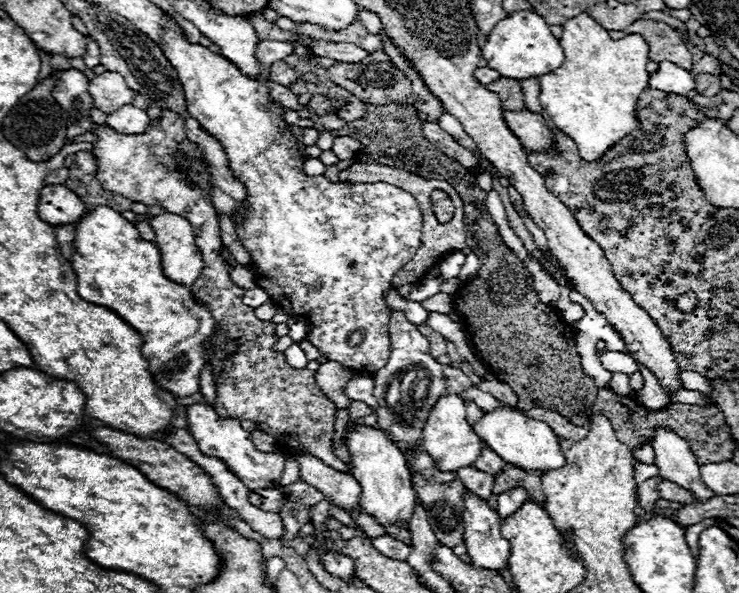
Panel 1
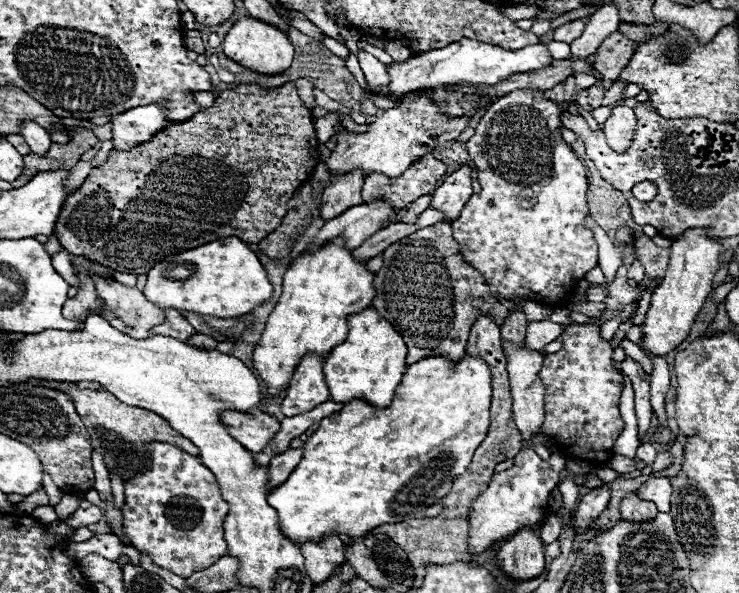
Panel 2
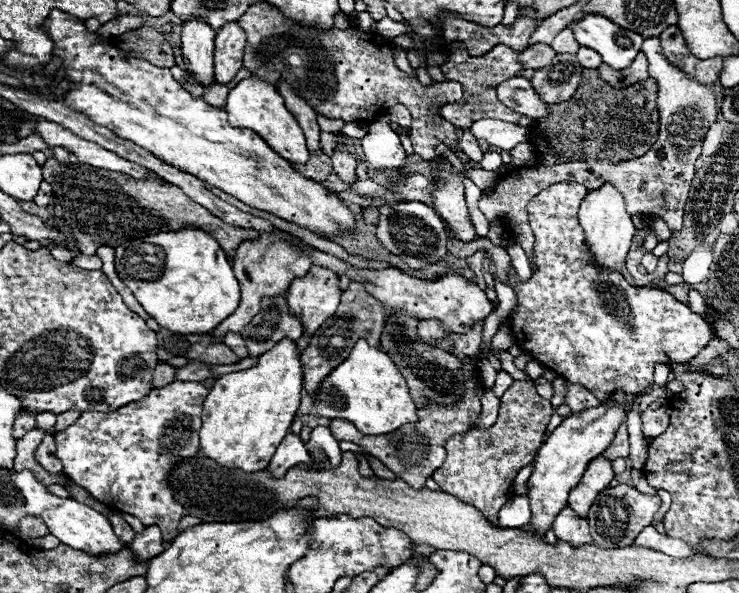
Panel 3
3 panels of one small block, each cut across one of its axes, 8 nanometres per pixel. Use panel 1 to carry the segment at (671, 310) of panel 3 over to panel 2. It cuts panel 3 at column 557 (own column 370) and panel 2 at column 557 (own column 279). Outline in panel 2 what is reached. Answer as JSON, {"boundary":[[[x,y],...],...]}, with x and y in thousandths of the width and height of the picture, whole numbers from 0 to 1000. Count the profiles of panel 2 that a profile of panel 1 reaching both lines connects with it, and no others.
{"boundary":[[[698,152],[698,155],[690,155],[687,162],[677,162],[677,169],[666,172],[660,179],[658,192],[652,196],[652,202],[650,202],[650,209],[644,216],[644,226],[631,239],[631,253],[636,260],[636,270],[639,270],[641,283],[647,287],[647,307],[652,314],[652,324],[641,327],[631,341],[622,368],[617,368],[612,374],[612,388],[614,388],[617,408],[625,415],[622,428],[628,432],[628,438],[633,445],[639,445],[658,469],[666,496],[679,496],[682,503],[690,503],[690,499],[701,496],[701,499],[709,499],[712,506],[728,506],[728,509],[736,509],[736,513],[744,513],[744,516],[763,516],[763,509],[769,506],[763,499],[769,499],[777,489],[777,482],[782,479],[782,472],[788,472],[796,455],[801,455],[801,452],[809,449],[809,415],[806,415],[804,395],[801,395],[801,388],[790,384],[790,378],[788,378],[790,364],[796,361],[796,347],[793,347],[793,317],[796,317],[793,283],[779,266],[777,253],[760,236],[760,216],[763,212],[760,212],[758,196],[760,196],[758,179],[752,172],[736,165],[736,155],[731,155],[731,152],[720,152],[720,155],[714,155],[714,152]]]}

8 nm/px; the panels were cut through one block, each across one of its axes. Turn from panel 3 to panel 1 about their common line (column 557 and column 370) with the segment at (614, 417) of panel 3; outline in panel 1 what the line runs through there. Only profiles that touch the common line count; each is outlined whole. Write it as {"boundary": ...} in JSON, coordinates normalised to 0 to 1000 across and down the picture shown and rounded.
{"boundary":[[[484,718],[484,725],[471,735],[471,762],[479,779],[476,803],[484,809],[490,823],[490,833],[484,840],[484,857],[512,874],[512,884],[517,884],[520,890],[539,880],[552,887],[555,870],[560,867],[563,830],[555,813],[555,793],[552,793],[549,772],[536,755],[536,749],[517,725]]]}

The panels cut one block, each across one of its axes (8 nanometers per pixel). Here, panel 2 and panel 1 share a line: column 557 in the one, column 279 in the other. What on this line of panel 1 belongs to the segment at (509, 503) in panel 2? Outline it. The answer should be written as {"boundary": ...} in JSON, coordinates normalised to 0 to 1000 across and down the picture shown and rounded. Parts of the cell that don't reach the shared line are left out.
{"boundary":[[[279,678],[252,685],[252,695],[254,695],[254,728],[265,742],[273,766],[287,769],[287,772],[298,772],[309,786],[309,793],[317,796],[333,816],[333,823],[341,826],[341,830],[346,830],[352,823],[379,820],[379,806],[382,806],[387,772],[376,762],[346,759],[341,735],[325,718],[325,708],[295,702],[290,695],[290,688],[284,688]]]}

